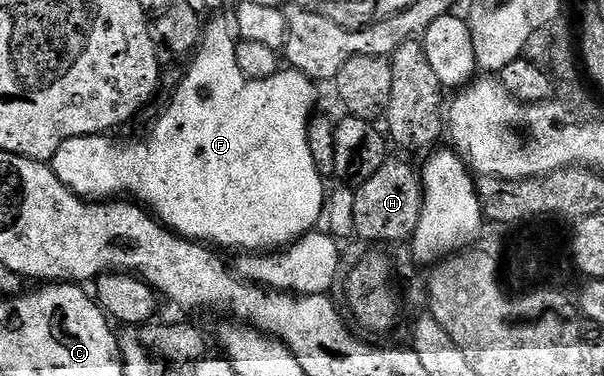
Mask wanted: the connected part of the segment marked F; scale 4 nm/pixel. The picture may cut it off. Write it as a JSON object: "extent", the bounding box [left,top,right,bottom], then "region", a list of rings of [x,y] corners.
{"extent":[50,18,325,252],"region":[[[215,18],[206,23],[199,49],[190,59],[191,67],[183,78],[183,83],[175,90],[167,110],[159,114],[159,119],[151,126],[151,131],[144,138],[135,138],[132,142],[114,142],[111,136],[92,136],[89,138],[70,138],[57,148],[57,152],[50,160],[51,170],[75,194],[88,200],[115,200],[120,196],[130,196],[136,203],[153,211],[154,217],[166,229],[176,233],[180,238],[190,238],[192,242],[210,244],[212,247],[224,246],[227,250],[247,250],[243,252],[275,252],[280,248],[286,248],[293,242],[299,241],[305,234],[312,233],[315,226],[320,225],[325,214],[325,179],[317,172],[317,164],[313,164],[313,156],[309,152],[309,140],[307,139],[307,125],[311,122],[315,106],[316,83],[306,78],[300,70],[290,68],[280,69],[278,74],[265,80],[253,80],[237,68],[237,56],[235,55],[236,39],[223,31],[223,22]]]}

